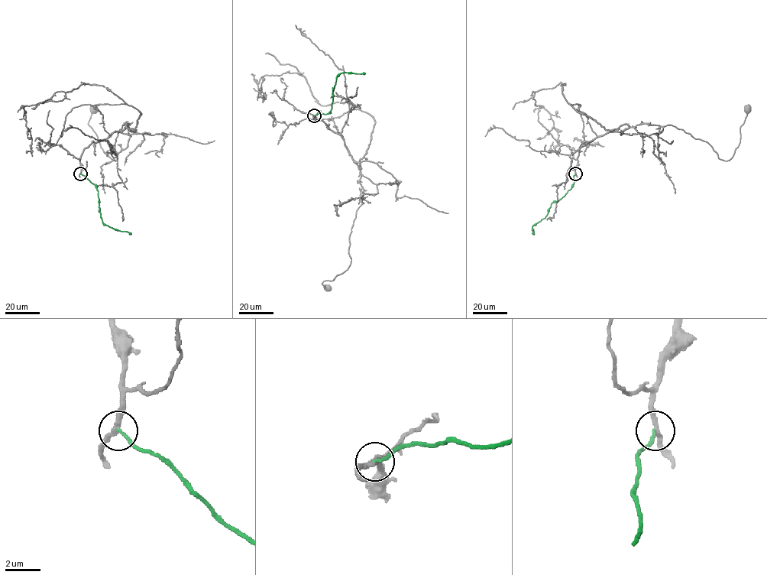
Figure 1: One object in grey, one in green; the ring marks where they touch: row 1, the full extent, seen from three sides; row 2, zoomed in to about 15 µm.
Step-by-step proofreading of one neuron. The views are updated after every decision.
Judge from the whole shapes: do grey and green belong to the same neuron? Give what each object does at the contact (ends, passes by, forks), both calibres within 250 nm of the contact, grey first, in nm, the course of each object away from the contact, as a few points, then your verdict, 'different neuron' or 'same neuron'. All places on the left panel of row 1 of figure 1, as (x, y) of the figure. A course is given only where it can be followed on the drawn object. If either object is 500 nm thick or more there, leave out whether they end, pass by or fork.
grey passes by | green ends | 240/170 nm | grey via (81, 173), (82, 150), (130, 125), (123, 125), (118, 133), (114, 160), (88, 125), (93, 109) | green via (81, 173), (98, 190), (102, 222), (131, 234) | different neuron

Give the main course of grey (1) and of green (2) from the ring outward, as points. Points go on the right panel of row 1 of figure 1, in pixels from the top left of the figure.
1: (575, 173), (584, 142), (640, 124), (682, 129), (728, 160), (740, 142), (747, 109)
2: (575, 173), (574, 183), (567, 193), (558, 201), (553, 202), (545, 216), (532, 227), (533, 234)

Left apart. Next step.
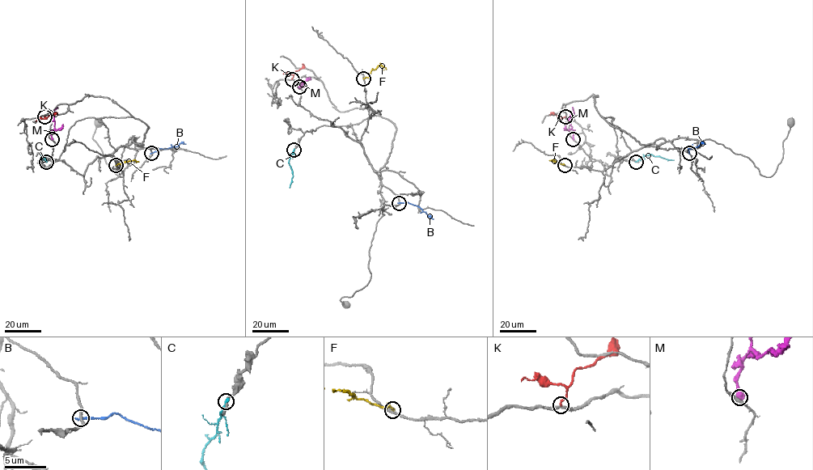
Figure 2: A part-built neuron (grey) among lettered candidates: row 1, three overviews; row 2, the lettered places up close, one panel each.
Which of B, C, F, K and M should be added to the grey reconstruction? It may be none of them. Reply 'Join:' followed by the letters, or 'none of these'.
Join: none of these

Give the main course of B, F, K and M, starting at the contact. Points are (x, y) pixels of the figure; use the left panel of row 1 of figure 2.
B: (151, 153), (181, 142), (185, 144)
F: (116, 165), (135, 159), (136, 163)
K: (44, 116), (54, 115)
M: (52, 139), (55, 122), (52, 112), (57, 107)

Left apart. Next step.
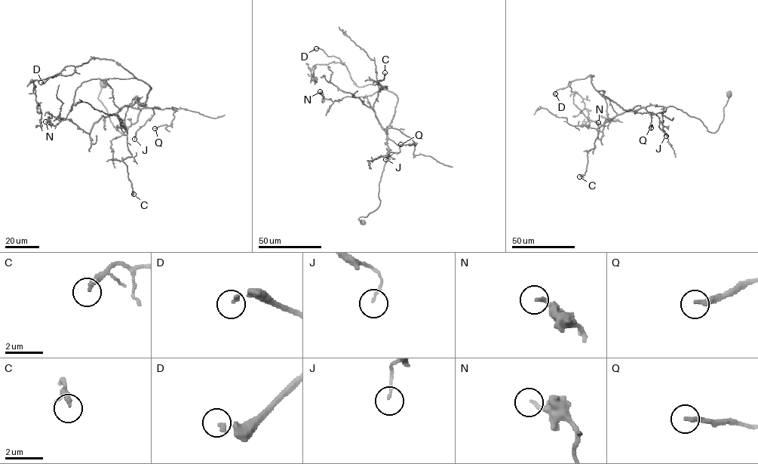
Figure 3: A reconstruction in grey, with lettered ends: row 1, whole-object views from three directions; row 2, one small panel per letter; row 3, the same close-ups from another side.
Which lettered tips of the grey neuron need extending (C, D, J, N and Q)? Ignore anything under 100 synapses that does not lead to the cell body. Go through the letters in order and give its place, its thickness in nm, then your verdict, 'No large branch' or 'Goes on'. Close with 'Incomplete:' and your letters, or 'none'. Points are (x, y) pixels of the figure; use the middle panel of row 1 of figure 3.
C: Place: (385, 72). Thickness 280 nm. No large branch
D: Place: (316, 48). Thickness 170 nm. Goes on
J: Place: (385, 159). Thickness 120 nm. No large branch
N: Place: (320, 91). Thickness 170 nm. No large branch
Q: Place: (400, 144). Thickness 240 nm. No large branch
Incomplete: D

